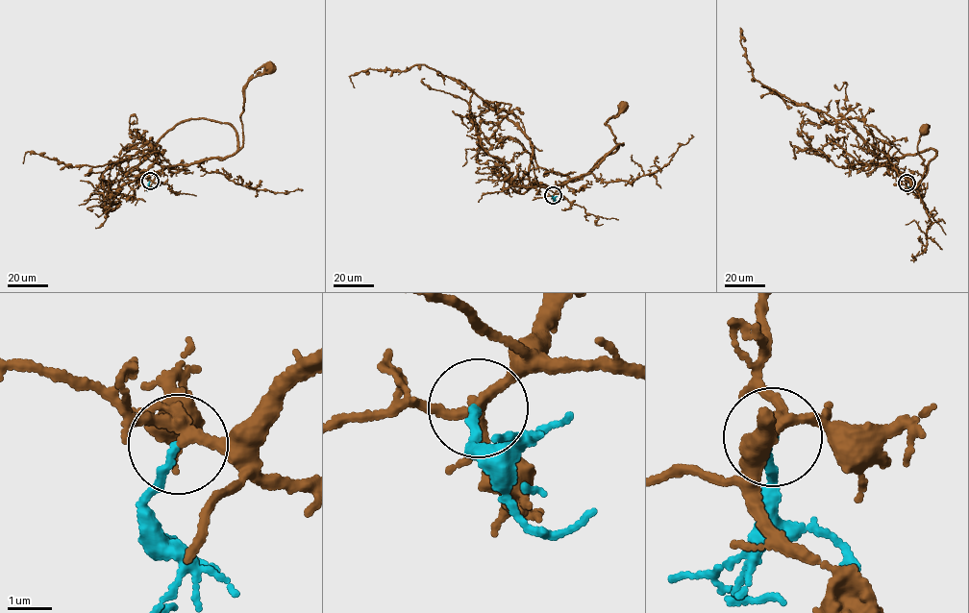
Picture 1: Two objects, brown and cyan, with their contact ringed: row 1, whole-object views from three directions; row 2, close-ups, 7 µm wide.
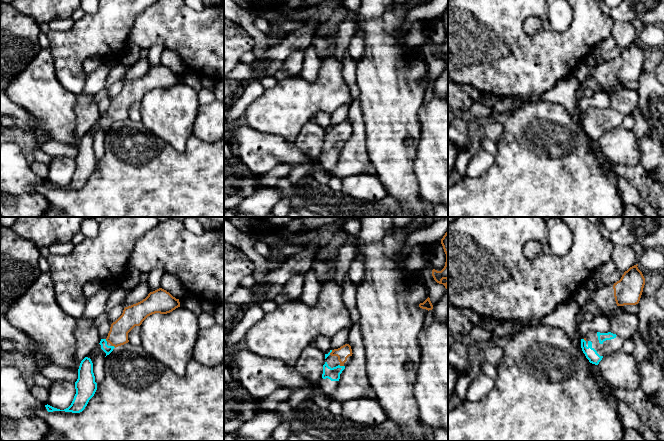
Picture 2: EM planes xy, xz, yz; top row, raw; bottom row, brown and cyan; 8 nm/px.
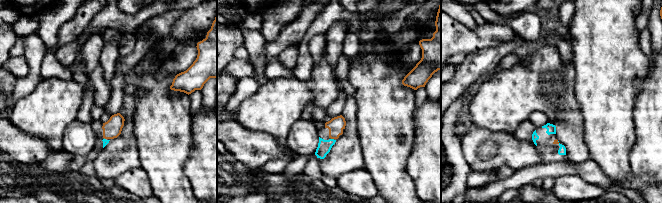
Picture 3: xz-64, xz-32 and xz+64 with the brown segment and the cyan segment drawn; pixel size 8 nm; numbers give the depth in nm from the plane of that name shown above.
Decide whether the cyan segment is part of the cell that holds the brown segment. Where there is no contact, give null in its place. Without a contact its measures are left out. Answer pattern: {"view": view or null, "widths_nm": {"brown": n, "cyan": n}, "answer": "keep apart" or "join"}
{"view": "xz", "widths_nm": {"brown": 100, "cyan": 100}, "answer": "join"}

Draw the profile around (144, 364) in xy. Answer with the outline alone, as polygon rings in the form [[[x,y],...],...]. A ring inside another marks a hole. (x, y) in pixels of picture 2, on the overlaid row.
[[[128,342],[114,348],[105,357],[104,379],[97,384],[97,390],[94,396],[89,400],[82,412],[48,412],[45,405],[34,408],[32,412],[49,426],[49,432],[41,441],[224,441],[224,362],[209,367],[191,359],[187,364],[185,375],[181,377],[170,368],[149,356],[141,345],[132,345]]]

